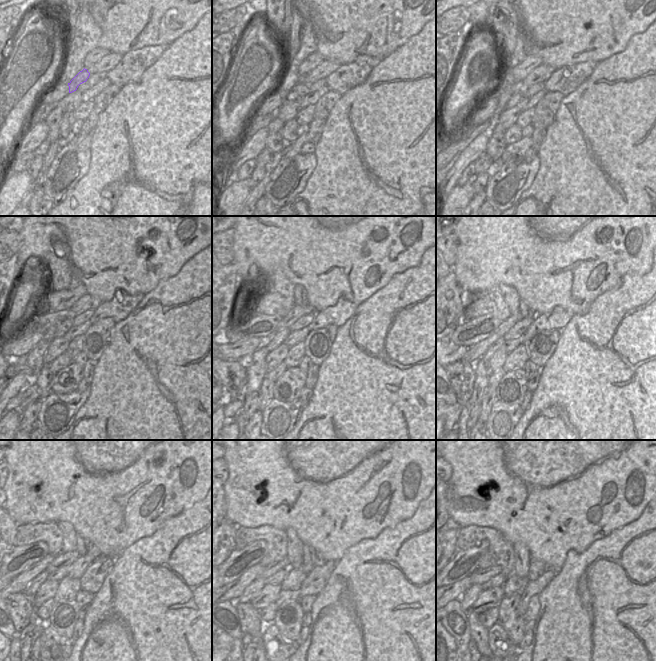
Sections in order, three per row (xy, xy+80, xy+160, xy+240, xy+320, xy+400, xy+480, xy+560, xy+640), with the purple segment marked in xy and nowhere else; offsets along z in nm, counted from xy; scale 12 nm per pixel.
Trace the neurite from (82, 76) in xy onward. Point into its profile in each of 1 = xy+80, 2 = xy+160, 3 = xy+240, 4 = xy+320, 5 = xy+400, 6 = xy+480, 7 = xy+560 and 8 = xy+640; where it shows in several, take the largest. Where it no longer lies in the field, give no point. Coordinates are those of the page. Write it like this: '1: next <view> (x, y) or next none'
1: next xy+80 (292, 96)
2: next xy+160 (515, 98)
3: next xy+240 (64, 327)
4: next xy+320 (278, 339)
5: next xy+400 (497, 344)
6: next xy+480 (32, 588)
7: next xy+560 (255, 587)
8: next xy+640 (466, 600)

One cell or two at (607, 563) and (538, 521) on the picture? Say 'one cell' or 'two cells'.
two cells

